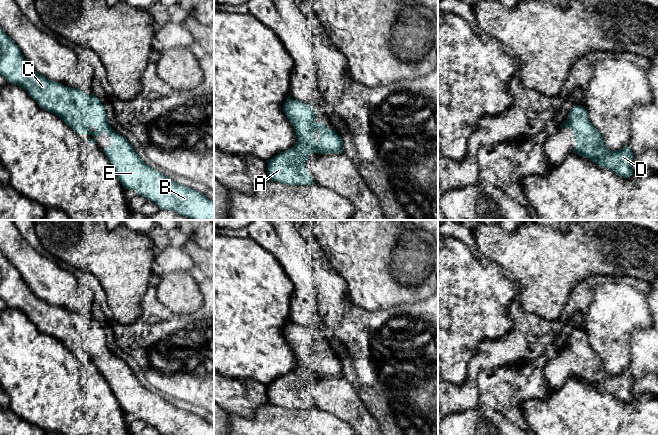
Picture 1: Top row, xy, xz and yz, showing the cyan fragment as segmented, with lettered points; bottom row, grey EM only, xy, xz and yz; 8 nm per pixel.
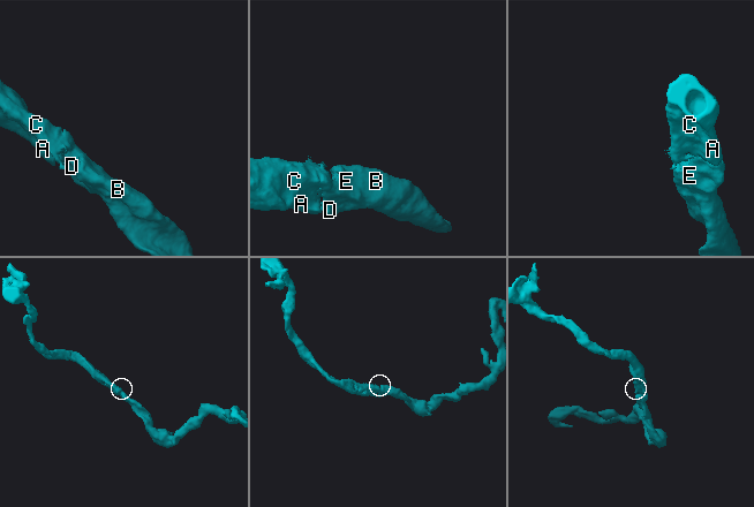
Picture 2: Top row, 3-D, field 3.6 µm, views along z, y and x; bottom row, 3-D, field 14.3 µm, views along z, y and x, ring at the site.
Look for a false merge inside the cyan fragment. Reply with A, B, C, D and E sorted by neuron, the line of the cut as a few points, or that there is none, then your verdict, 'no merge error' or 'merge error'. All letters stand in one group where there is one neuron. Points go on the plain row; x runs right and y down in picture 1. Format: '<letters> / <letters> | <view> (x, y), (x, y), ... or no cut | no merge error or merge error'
A B C D E | no cut | no merge error

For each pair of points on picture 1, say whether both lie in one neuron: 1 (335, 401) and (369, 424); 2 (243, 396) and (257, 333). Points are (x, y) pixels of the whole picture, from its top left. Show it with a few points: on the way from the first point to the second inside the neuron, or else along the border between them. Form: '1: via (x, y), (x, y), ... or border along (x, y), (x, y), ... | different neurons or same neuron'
1: via (343, 407), (357, 421), (361, 421) | same neuron
2: border along (224, 375), (230, 378), (252, 378), (265, 385) | different neurons

